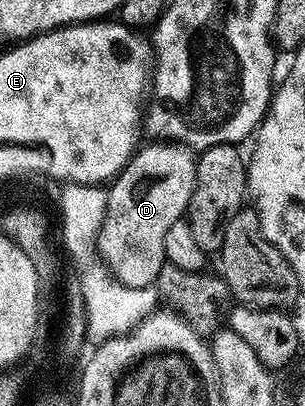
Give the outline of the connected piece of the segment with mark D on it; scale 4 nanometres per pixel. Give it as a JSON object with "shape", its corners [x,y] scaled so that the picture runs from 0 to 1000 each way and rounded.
{"shape":[[[498,345],[498,352],[462,357],[436,379],[426,397],[413,401],[407,416],[380,431],[374,446],[351,461],[354,473],[354,520],[341,537],[341,559],[328,567],[328,623],[341,640],[354,645],[364,658],[374,658],[374,670],[393,692],[410,695],[420,704],[492,704],[502,702],[518,680],[518,670],[544,653],[538,633],[538,594],[544,591],[544,571],[557,571],[557,562],[570,562],[577,547],[593,544],[616,525],[616,505],[630,490],[636,473],[636,453],[643,451],[643,392],[646,382],[636,377],[626,360],[580,345]]]}

